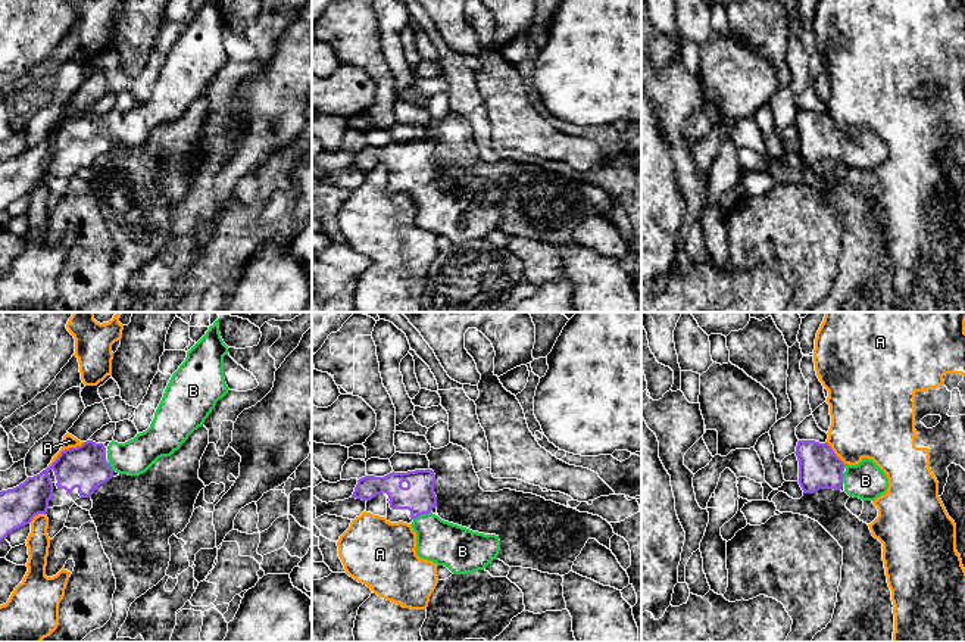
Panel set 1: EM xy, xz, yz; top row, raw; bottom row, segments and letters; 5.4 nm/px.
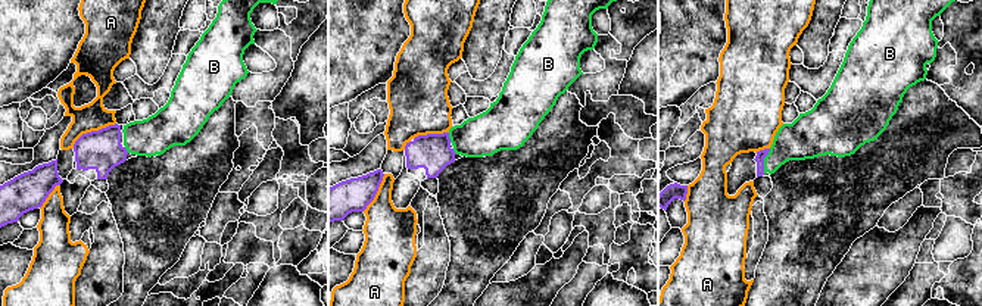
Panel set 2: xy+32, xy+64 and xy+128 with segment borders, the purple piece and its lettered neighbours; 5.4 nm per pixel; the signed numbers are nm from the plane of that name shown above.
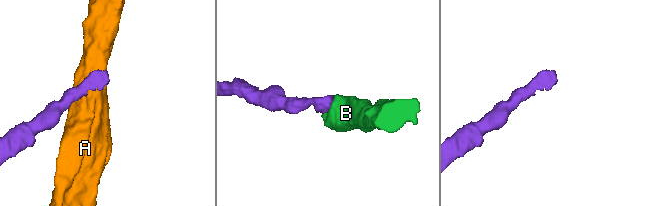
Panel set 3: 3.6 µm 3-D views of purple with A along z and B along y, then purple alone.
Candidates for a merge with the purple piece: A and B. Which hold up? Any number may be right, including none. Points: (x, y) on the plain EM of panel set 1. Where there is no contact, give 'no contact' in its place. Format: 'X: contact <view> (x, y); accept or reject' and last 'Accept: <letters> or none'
A: contact xy (65, 120); reject
B: contact xz (421, 184); accept
Accept: B

